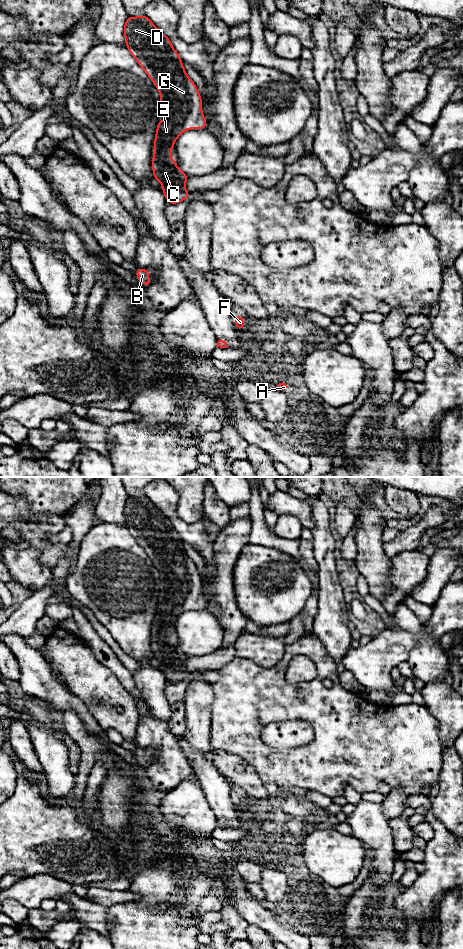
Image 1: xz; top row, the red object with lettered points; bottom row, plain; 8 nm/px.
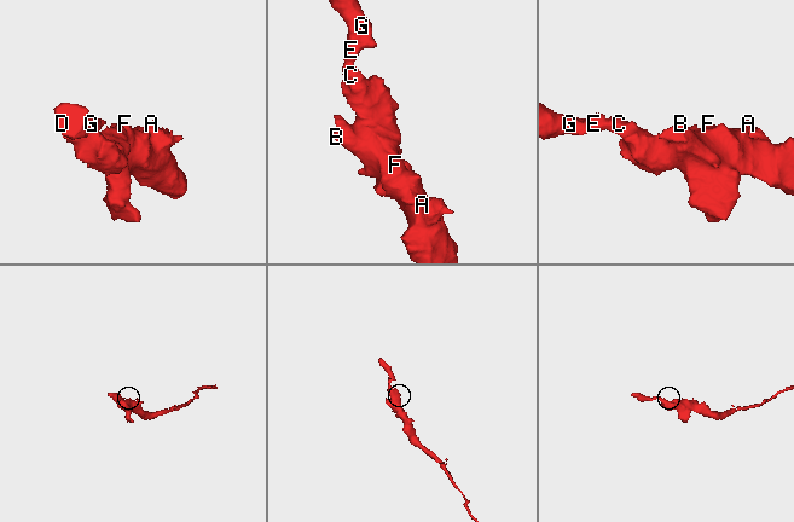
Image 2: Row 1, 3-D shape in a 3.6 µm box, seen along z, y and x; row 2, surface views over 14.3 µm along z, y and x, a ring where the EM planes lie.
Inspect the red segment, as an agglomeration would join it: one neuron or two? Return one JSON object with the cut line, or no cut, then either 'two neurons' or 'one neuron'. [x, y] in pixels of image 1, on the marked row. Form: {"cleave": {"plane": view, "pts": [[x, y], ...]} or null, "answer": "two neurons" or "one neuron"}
{"cleave": null, "answer": "one neuron"}

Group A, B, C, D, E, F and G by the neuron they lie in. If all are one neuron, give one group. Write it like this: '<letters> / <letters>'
A B C D E F G

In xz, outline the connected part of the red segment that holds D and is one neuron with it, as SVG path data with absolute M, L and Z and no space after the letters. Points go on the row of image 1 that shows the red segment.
M128 16L124 24L125 44L139 66L146 72L160 93L160 107L167 120L159 120L152 157L153 178L162 185L162 192L170 204L177 204L190 196L185 189L188 175L176 165L169 154L178 137L188 129L205 129L207 121L202 113L202 99L195 83L189 78L180 55L170 39L146 16Z

